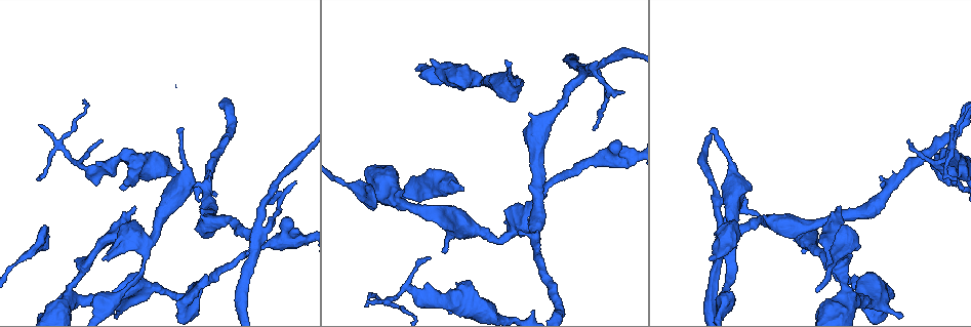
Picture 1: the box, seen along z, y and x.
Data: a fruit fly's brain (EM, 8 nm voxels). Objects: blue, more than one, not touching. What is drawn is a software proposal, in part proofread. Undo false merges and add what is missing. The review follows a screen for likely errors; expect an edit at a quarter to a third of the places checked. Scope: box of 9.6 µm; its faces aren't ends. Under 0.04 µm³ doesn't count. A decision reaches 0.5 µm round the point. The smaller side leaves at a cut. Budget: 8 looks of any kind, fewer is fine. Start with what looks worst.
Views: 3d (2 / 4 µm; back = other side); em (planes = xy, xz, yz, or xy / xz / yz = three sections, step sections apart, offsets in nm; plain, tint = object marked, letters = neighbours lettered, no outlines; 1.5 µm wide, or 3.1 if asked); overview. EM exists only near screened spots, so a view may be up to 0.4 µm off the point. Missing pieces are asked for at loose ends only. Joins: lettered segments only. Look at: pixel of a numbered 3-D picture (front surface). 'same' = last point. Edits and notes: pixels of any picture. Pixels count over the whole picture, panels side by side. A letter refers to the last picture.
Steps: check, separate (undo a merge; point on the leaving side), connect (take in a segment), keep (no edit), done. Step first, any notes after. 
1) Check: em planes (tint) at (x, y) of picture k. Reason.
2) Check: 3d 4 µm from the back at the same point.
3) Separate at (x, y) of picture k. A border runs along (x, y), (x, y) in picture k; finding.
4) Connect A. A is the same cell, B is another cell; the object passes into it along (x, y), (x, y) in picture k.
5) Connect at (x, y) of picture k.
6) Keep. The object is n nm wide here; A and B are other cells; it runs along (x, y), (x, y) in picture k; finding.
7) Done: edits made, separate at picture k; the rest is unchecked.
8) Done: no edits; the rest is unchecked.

Check: 3d 2 µm at (955, 179) of picture 1. Branch stops here.

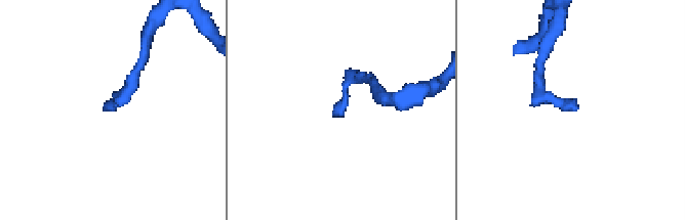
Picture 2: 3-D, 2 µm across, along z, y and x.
Check: em planes (letters) at (333, 114) of picture 2.

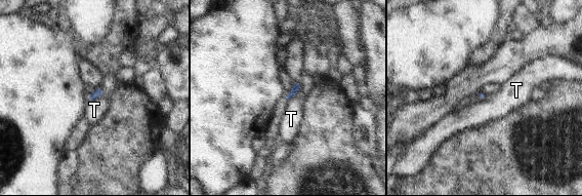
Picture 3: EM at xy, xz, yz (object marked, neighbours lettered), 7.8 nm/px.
Keep. The object is 70 nm wide here; T is another cell; a border runs along (102, 95), (89, 101) in picture 3; none of them fits.

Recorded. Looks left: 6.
Check: 3d 4 µm at (595, 130) of picture 1. Branch stops here.

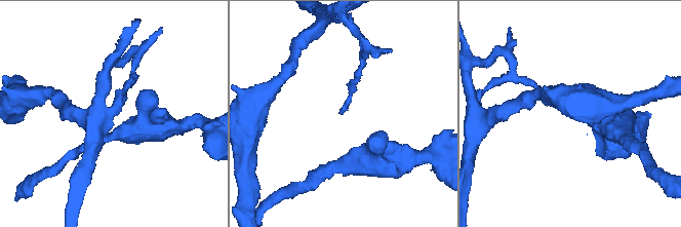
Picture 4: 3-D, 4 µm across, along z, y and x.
Check: em planes (letters) at (342, 111) of picture 4.

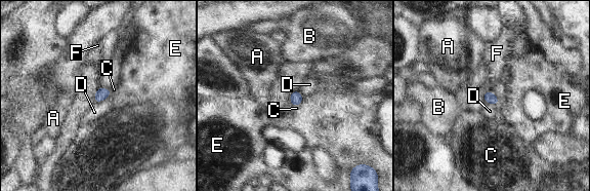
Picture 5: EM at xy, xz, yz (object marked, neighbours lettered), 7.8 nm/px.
Keep. The object is 80 nm wide here; A, B, C, D, E and F are other cells; a border runs along (109, 96), (99, 102), (93, 103) in picture 5; none of them fits.

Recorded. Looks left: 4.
Check: 3d 2 µm from the back at (280, 178) of picture 1. Narrows sharply.

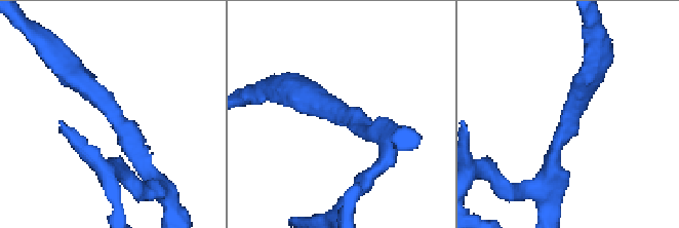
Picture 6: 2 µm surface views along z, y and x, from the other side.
Check: em planes (letters) at (109, 114) of picture 6. The arms are 200, 220 nm wide.

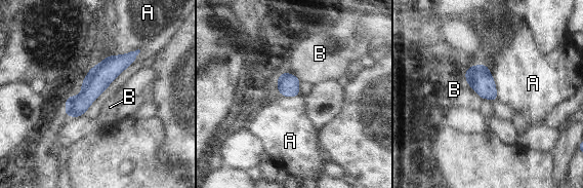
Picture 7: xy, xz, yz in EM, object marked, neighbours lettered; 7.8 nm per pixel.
Keep. The object is 180 nm wide here; the longest contact is with A, 260 nm; A and B are other cells; one neuron here.

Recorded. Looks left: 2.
Done: no edits; the rest is unchecked.

